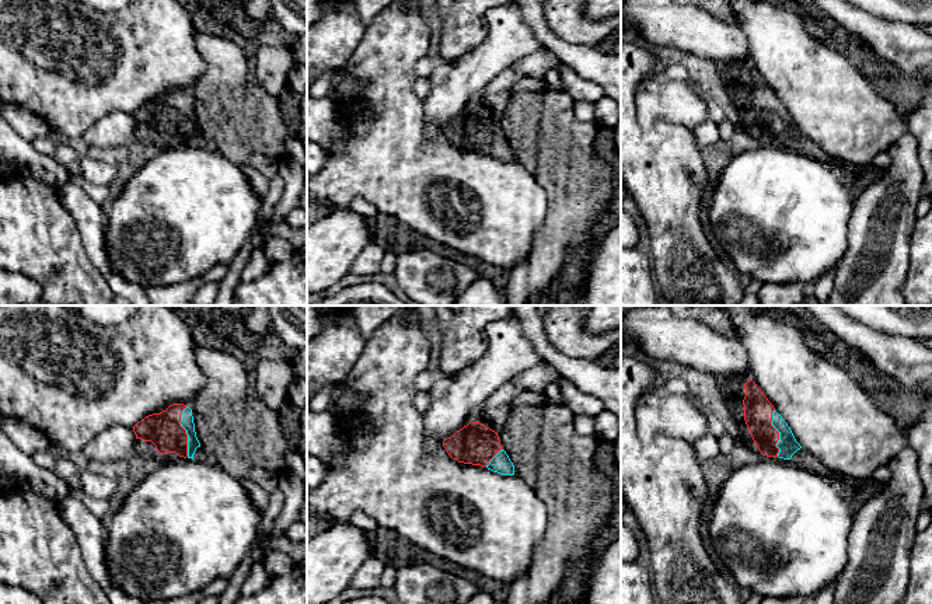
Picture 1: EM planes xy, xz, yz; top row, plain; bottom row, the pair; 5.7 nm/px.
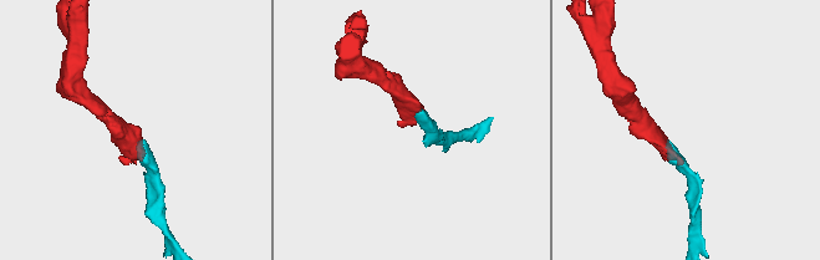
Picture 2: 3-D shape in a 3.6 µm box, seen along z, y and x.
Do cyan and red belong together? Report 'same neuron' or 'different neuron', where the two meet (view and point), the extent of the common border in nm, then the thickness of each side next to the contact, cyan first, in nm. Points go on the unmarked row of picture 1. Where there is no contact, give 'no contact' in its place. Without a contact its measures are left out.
same neuron | xy (185, 115) | 300 nm | 80/200 nm

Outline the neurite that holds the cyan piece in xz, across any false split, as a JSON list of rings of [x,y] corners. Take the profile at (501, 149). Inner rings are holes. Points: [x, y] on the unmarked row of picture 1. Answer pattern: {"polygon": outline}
{"polygon": [[[470,108],[457,116],[443,128],[443,133],[458,149],[486,153],[500,161],[514,161],[514,151],[498,119],[479,108]]]}

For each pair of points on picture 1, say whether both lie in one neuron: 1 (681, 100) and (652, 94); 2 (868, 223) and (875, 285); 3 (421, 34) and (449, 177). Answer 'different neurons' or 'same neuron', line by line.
1: same neuron
2: same neuron
3: same neuron

